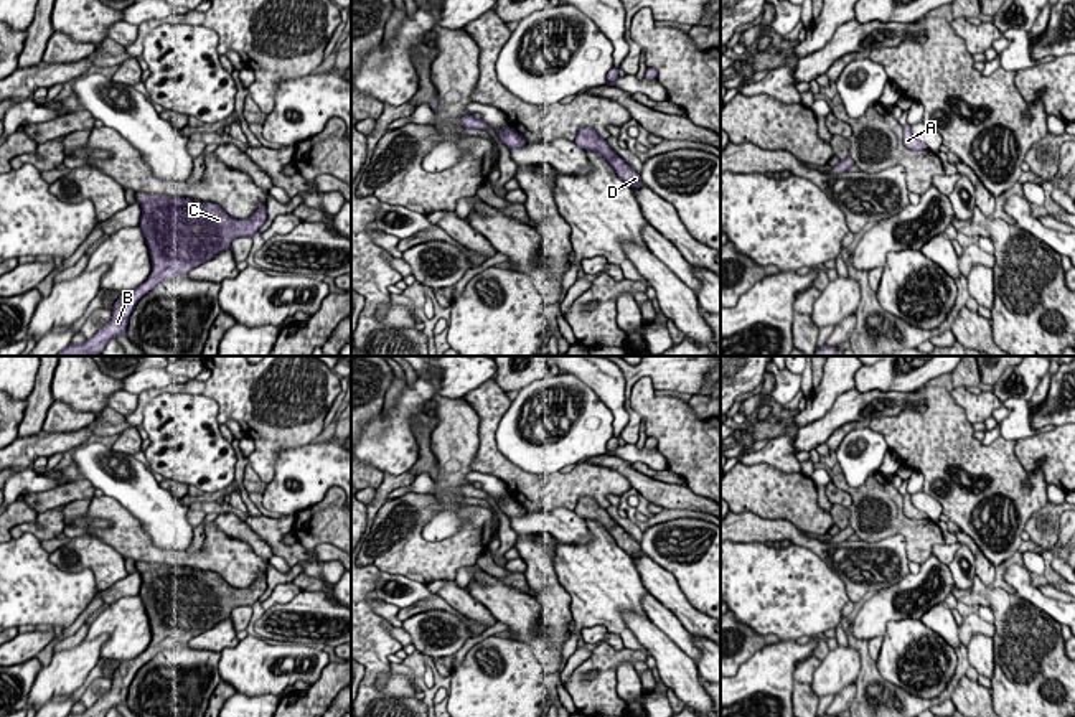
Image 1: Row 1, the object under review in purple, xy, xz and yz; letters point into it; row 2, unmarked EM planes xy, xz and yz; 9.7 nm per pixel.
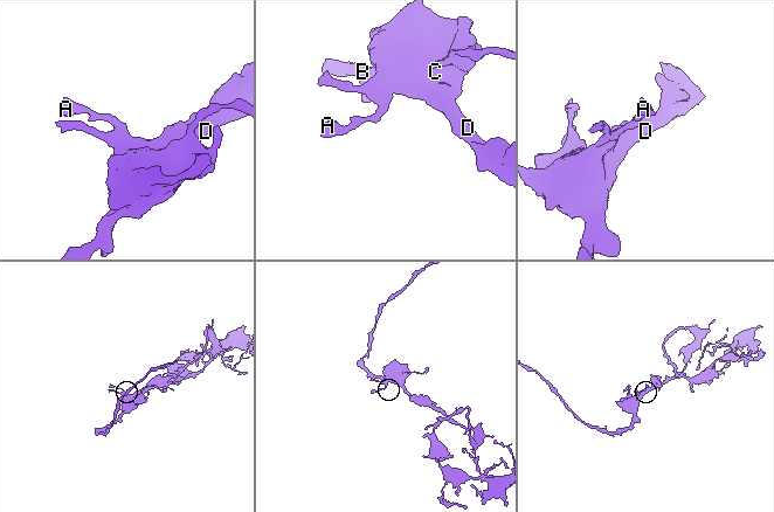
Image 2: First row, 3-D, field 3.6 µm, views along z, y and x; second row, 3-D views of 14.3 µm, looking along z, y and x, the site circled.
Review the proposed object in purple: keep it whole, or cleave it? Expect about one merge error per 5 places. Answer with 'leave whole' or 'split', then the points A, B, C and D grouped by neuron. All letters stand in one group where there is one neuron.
leave whole; groups A B C D

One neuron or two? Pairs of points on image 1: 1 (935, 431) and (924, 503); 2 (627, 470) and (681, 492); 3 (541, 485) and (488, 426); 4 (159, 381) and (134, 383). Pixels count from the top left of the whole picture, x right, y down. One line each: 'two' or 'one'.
1: two
2: one
3: one
4: one

